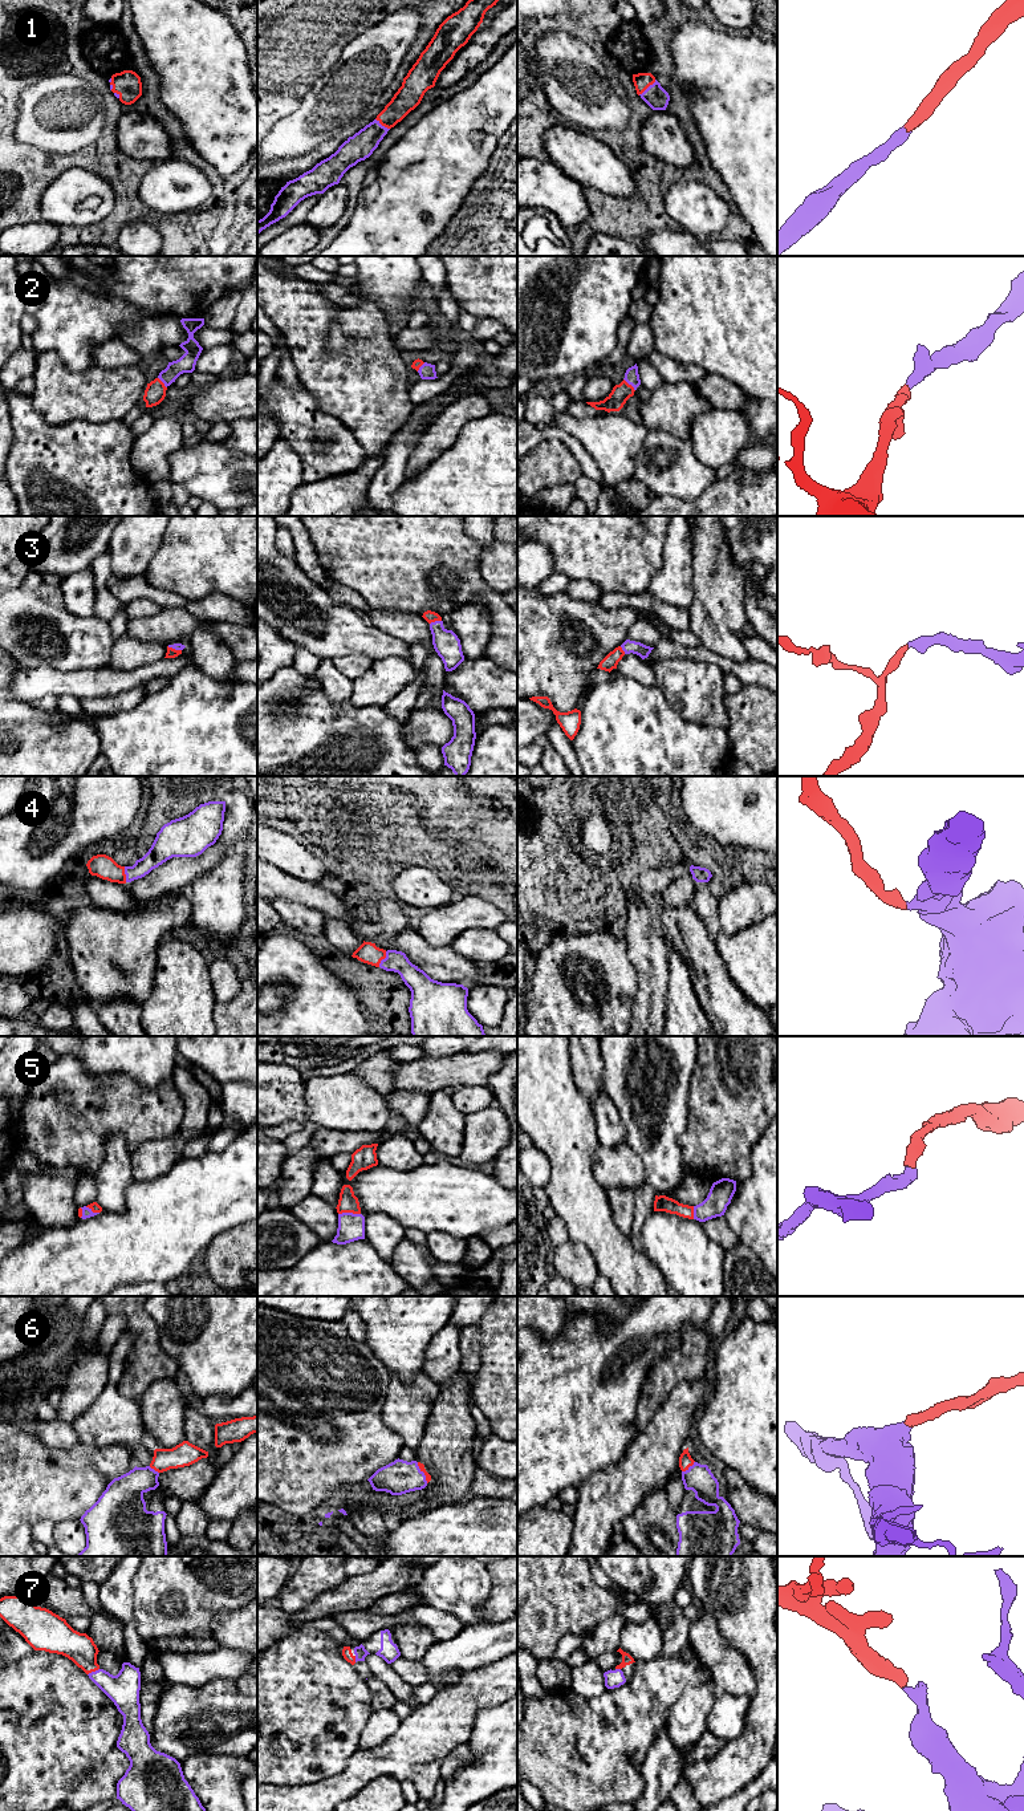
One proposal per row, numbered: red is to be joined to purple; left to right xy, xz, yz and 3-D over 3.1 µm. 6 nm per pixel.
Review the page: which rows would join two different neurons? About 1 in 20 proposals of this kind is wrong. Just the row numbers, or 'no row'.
no row

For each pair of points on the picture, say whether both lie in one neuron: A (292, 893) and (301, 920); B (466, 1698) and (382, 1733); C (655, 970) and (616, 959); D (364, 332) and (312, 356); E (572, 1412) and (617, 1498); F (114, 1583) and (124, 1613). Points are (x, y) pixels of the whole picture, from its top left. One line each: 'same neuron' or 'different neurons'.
A: different neurons
B: different neurons
C: different neurons
D: same neuron
E: different neurons
F: same neuron

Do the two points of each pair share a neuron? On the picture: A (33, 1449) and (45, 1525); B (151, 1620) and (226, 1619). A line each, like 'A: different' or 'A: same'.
A: different
B: different

